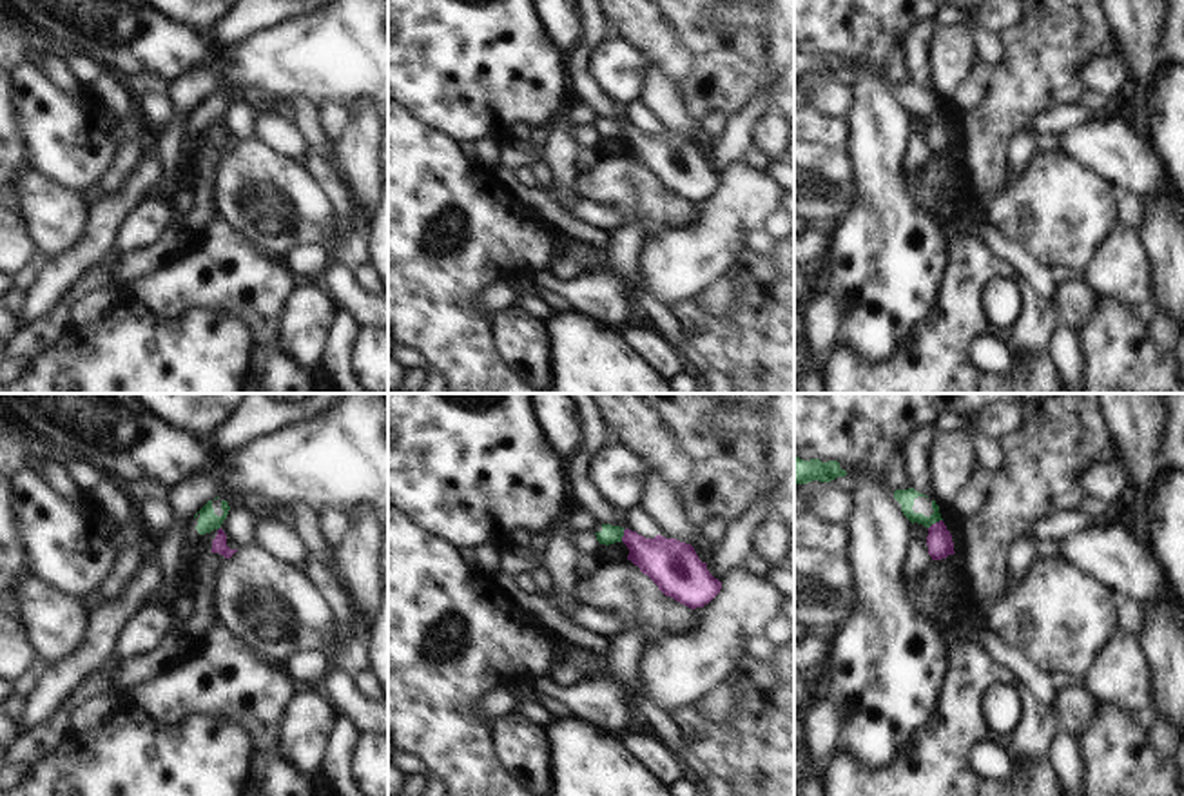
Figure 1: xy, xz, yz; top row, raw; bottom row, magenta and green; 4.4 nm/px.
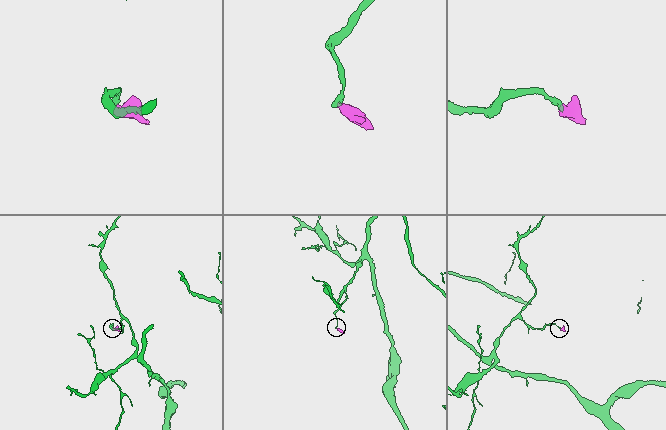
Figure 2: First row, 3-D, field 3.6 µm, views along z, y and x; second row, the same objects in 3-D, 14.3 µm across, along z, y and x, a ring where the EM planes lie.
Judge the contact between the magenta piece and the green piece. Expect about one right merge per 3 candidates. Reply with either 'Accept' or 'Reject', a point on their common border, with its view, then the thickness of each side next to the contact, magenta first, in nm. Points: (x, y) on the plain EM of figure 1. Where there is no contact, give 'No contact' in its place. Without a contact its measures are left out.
Reject. Touches magenta at xz (624, 129). Thickness 220 nm (magenta) against 80 nm.

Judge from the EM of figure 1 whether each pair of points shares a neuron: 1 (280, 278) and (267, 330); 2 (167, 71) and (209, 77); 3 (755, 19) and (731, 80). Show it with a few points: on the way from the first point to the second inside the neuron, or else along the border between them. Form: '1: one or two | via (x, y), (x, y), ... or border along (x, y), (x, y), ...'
1: one | via (267, 291), (267, 318)
2: two | border along (211, 38), (213, 55), (164, 87)
3: two | border along (709, 19), (727, 35), (756, 31), (764, 69)

